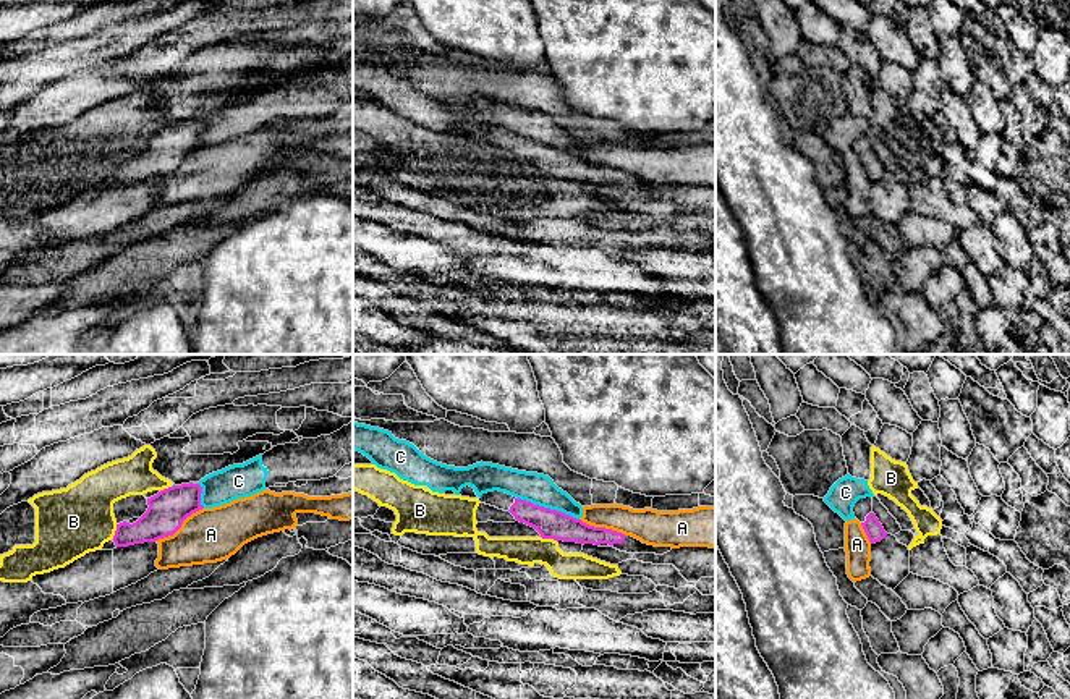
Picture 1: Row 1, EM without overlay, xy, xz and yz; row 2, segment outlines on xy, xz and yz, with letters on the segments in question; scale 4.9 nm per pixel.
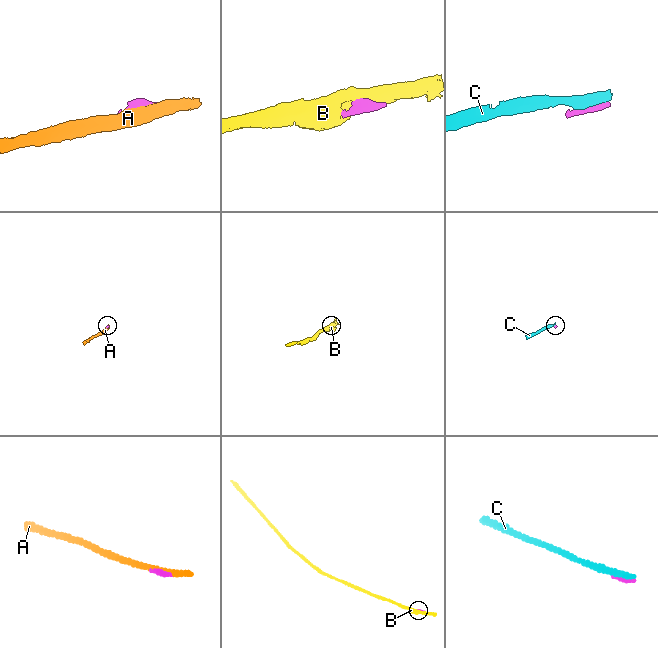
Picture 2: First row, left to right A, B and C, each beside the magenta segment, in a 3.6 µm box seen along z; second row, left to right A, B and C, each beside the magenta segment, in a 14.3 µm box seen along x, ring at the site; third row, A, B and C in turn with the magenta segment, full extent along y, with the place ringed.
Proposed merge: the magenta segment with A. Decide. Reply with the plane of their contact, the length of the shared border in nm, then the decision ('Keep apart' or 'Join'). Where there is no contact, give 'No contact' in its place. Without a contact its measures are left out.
Touches magenta in xy. Shared border 300 nm. Keep apart

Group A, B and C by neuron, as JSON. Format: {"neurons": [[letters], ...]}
{"neurons": [["A"], ["B"], ["C"]]}

